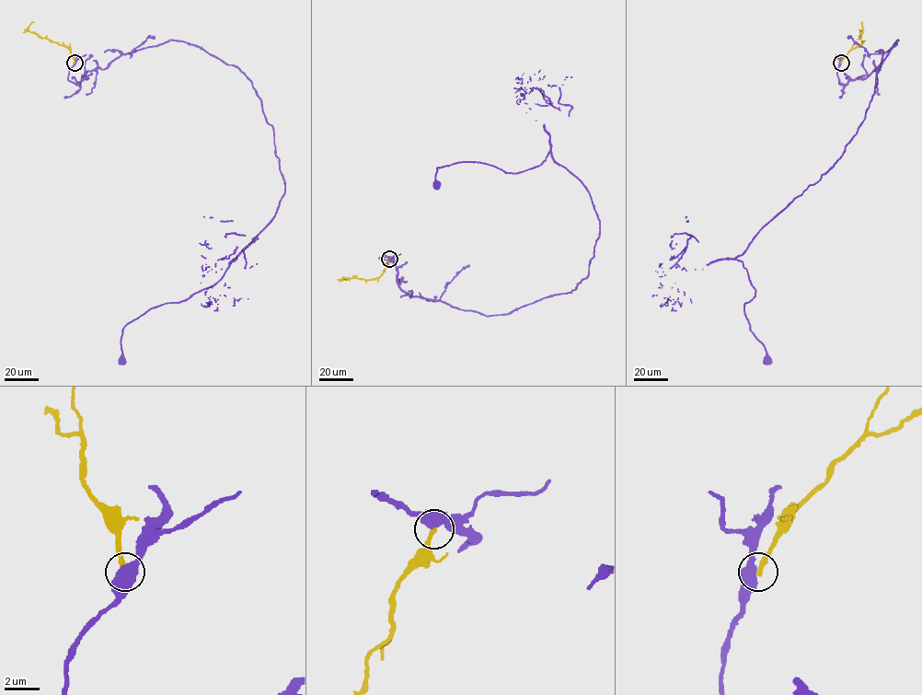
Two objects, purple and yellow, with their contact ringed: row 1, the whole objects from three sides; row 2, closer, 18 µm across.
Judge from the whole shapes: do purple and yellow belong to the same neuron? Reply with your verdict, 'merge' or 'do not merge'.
do not merge

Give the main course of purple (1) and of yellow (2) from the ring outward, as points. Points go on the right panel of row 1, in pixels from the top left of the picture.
1: (840, 63), (846, 85), (879, 69), (898, 40), (842, 155), (734, 259), (755, 290), (744, 314), (766, 359)
2: (841, 63), (851, 50), (862, 43), (862, 21)

